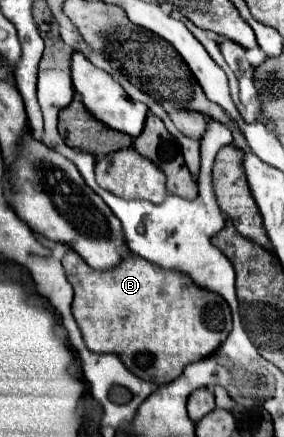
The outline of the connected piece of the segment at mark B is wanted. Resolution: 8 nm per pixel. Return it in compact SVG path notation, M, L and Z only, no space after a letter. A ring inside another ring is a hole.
M70 249L62 265L74 289L72 313L86 347L118 355L128 371L154 385L174 381L186 365L214 353L232 331L230 307L220 295L196 287L184 273L162 269L138 255L110 271L94 271Z

